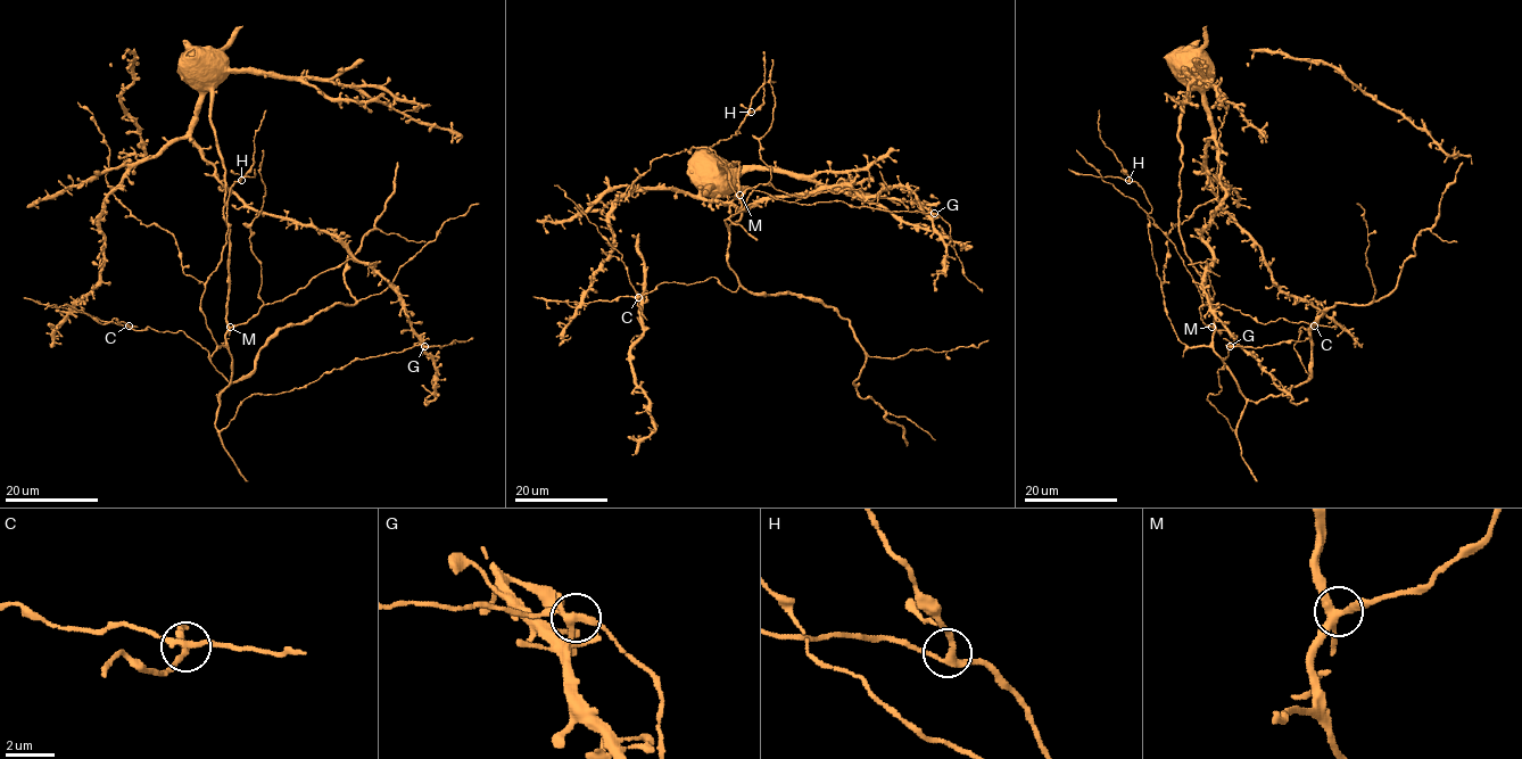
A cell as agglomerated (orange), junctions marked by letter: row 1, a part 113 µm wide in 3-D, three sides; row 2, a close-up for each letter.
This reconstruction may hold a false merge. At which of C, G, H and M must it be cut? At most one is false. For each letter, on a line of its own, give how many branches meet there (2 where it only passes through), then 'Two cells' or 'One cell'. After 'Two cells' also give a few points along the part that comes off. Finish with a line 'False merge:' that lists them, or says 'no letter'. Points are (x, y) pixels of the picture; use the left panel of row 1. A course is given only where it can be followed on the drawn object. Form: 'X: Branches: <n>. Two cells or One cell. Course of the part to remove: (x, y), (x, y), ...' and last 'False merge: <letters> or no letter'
C: Branches: 4. Two cells. Course of the part to remove: (127, 326), (115, 318), (100, 323), (69, 305), (49, 305), (44, 310)
G: Branches: 4. One cell
H: Branches: 4. One cell
M: Branches: 4. One cell
False merge: C

